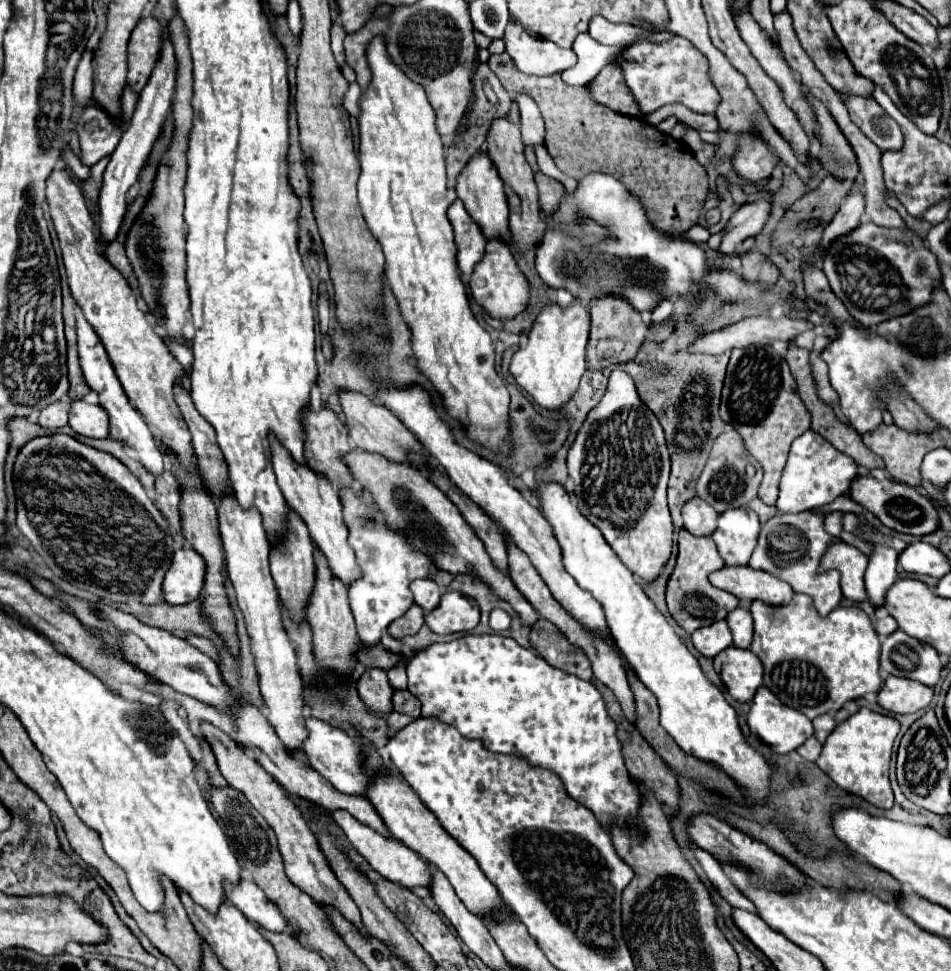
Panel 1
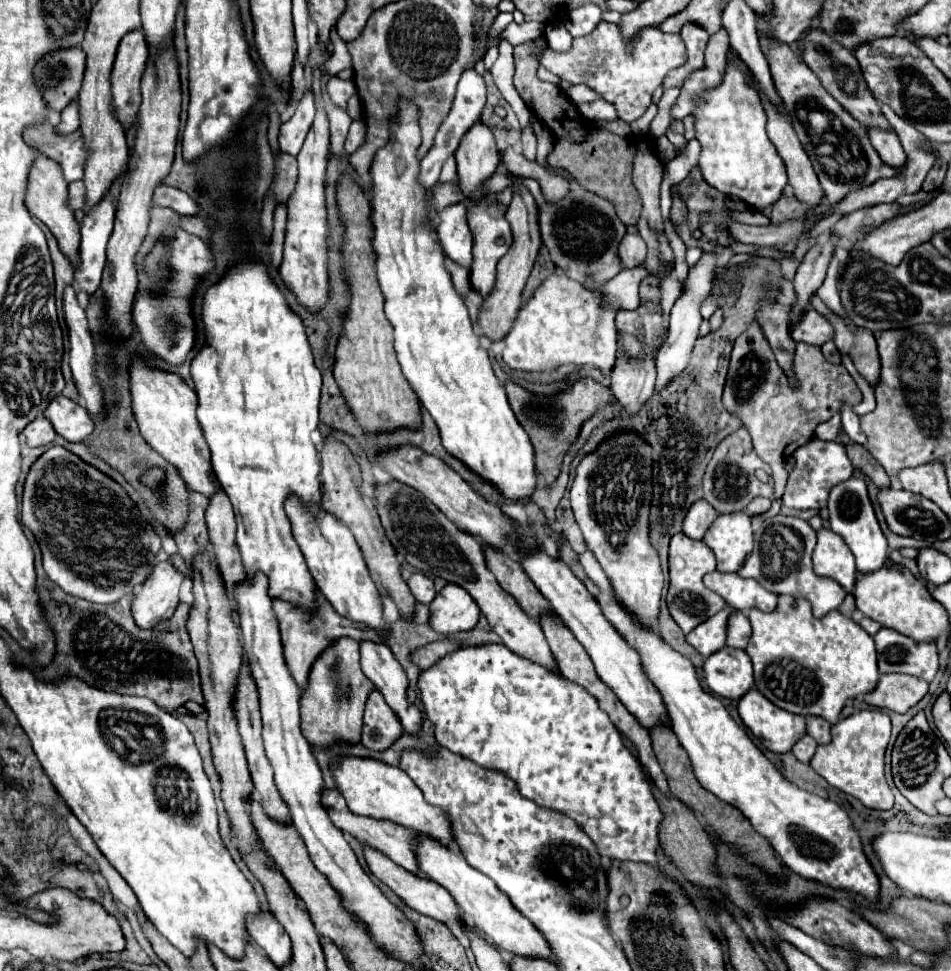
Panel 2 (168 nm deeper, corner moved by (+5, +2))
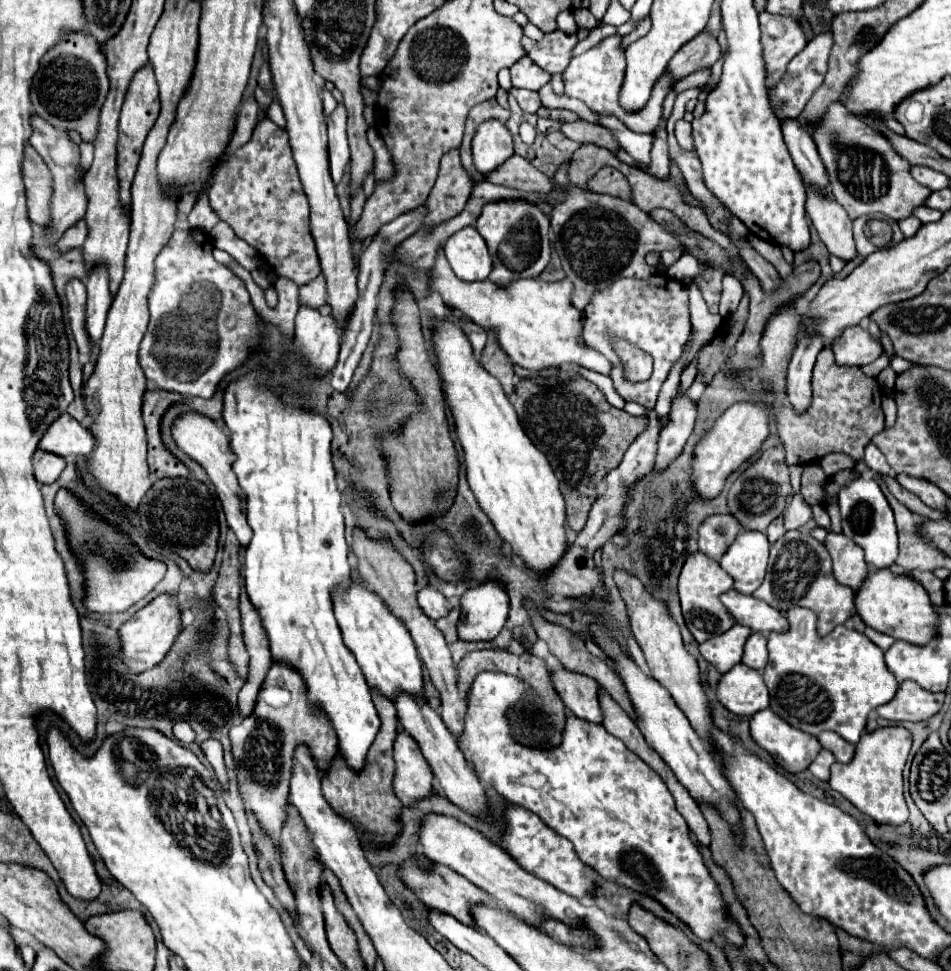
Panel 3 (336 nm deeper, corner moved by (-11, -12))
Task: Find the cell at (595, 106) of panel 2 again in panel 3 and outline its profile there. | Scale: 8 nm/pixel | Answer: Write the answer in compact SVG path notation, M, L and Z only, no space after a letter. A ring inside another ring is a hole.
M550 84L542 86L542 88L538 90L538 96L540 96L542 106L546 106L546 108L564 108L564 110L576 112L580 118L584 118L584 120L588 120L588 122L594 122L594 120L596 120L594 112L588 110L580 100L572 100L572 98L568 98L568 96L556 96L556 94L552 92Z

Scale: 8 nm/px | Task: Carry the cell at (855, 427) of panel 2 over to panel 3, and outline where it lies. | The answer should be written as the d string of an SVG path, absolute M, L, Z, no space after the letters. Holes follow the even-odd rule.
M870 444L870 446L866 448L864 462L866 462L866 466L868 466L870 470L874 470L874 472L878 472L878 474L882 474L882 476L892 474L892 470L888 468L888 462L886 462L884 454L882 454L874 444Z

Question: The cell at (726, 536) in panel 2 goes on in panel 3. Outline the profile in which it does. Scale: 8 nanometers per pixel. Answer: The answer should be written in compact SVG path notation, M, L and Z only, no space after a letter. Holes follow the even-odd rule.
M742 530L728 552L722 556L720 566L732 576L734 590L752 594L764 580L768 564L770 542L766 534L756 530Z

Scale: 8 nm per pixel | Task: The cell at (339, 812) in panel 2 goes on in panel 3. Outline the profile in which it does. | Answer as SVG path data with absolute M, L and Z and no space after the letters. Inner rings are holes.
M410 862L408 866L402 866L398 876L408 884L410 890L414 890L418 894L418 898L428 904L430 908L436 908L444 914L452 914L456 920L464 922L464 924L470 924L472 928L480 930L474 922L474 916L472 916L472 908L476 904L482 904L482 906L490 906L490 908L498 908L498 902L492 900L488 896L488 892L482 892L480 888L476 888L472 882L468 882L464 876L458 876L454 870L450 870L448 866L442 866L442 864L434 864L432 870L422 870L416 866L416 862Z

